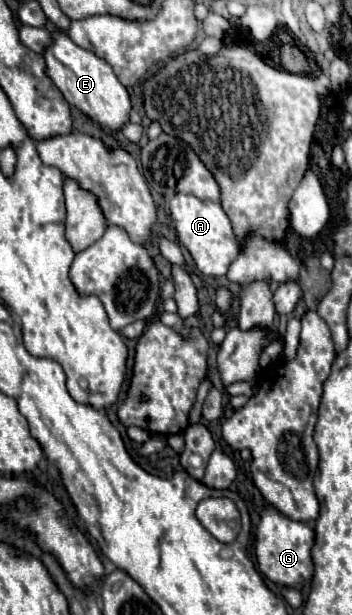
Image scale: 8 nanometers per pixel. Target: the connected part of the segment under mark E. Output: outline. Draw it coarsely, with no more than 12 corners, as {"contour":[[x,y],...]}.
{"contour":[[52,30],[46,72],[68,104],[120,130],[132,104],[108,62]]}

